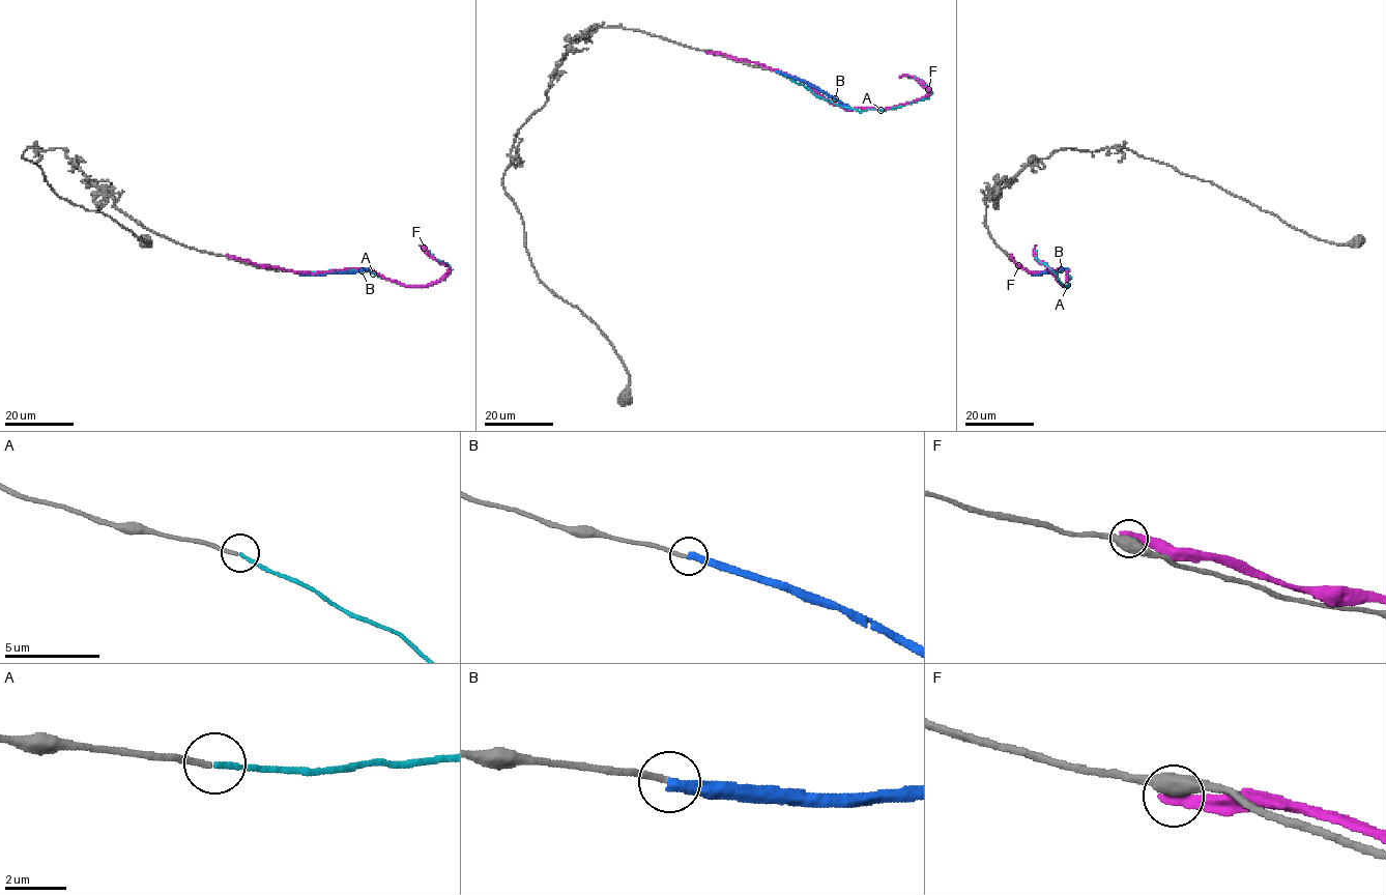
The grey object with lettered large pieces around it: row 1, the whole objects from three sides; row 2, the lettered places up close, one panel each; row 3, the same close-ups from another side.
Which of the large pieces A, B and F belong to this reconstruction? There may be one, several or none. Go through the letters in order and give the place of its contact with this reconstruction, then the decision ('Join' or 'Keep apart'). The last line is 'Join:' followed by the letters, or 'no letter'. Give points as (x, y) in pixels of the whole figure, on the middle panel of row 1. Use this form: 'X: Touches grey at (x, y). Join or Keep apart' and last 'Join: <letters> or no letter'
A: Touches grey at (776, 71). Join
B: Touches grey at (776, 71). Keep apart
F: Touches grey at (708, 52). Keep apart
Join: A

